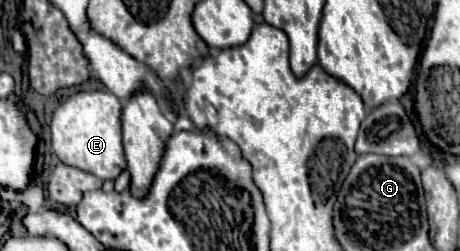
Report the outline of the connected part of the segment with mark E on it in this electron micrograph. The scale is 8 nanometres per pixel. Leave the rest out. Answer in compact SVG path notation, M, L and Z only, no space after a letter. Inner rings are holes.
M78 92L70 96L64 104L54 110L50 130L52 130L52 150L56 156L78 170L90 172L100 180L116 180L122 170L126 170L126 158L122 148L122 102L112 92Z

